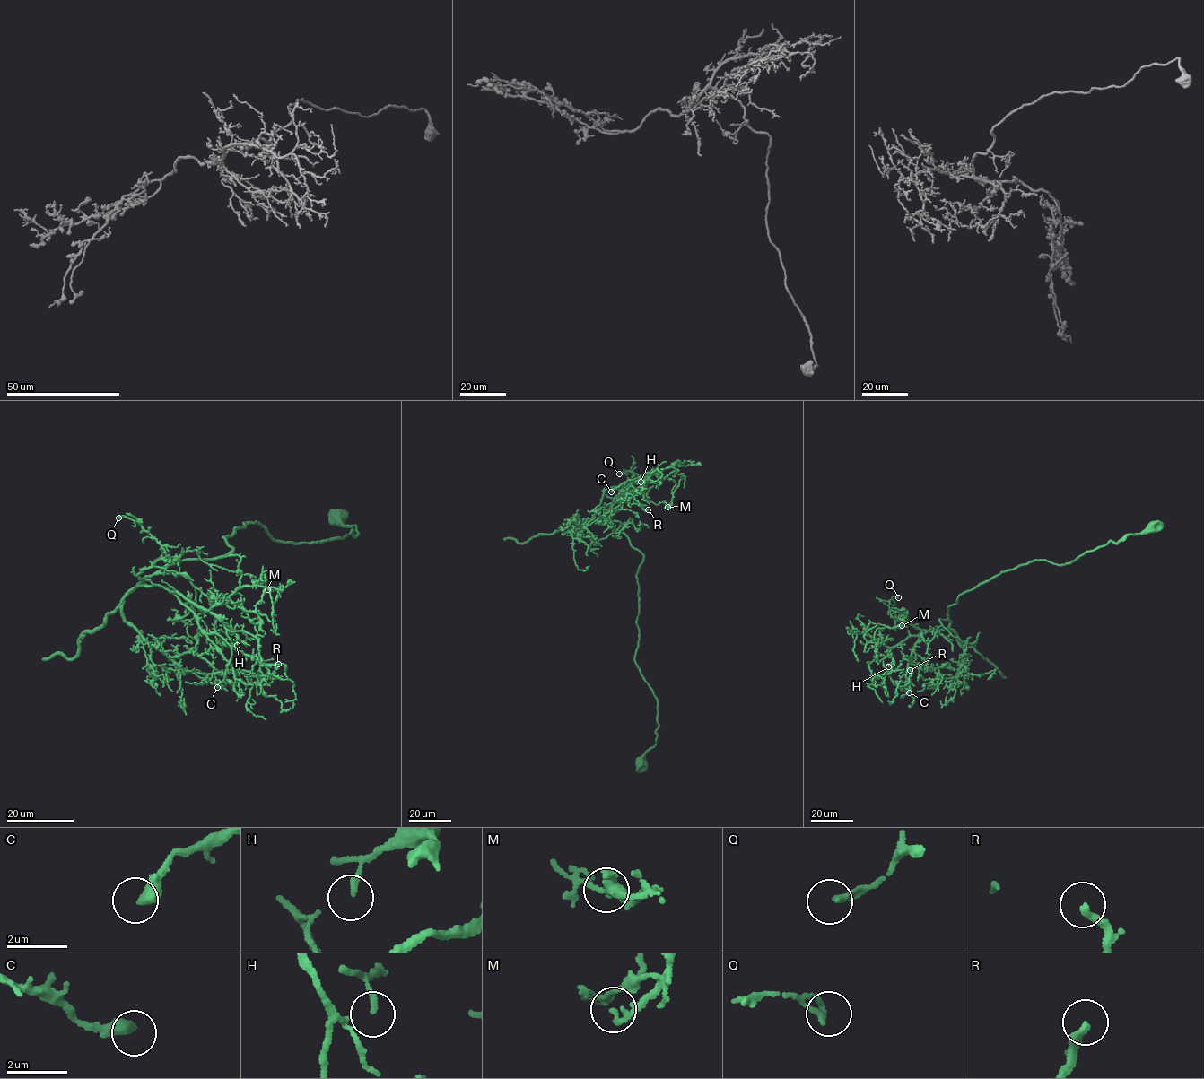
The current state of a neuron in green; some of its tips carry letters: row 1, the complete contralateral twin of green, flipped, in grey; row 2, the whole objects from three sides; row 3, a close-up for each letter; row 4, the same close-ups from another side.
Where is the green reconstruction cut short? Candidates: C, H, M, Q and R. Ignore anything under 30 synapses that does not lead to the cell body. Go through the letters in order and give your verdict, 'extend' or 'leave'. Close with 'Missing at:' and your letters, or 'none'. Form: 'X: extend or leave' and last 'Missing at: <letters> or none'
C: leave
H: leave
M: leave
Q: leave
R: leave
Missing at: none

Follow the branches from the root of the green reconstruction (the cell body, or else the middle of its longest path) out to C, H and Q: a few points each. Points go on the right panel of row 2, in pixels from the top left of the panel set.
C: (1152, 526), (1070, 562), (1022, 564), (959, 595), (946, 628), (907, 638), (883, 659), (909, 692)
H: (1152, 526), (1070, 562), (1034, 561), (1001, 572), (959, 595), (948, 606), (946, 628), (891, 648), (888, 666)
Q: (1152, 526), (1070, 562), (1034, 561), (1001, 572), (959, 595), (944, 629), (894, 618), (889, 602), (898, 597)

